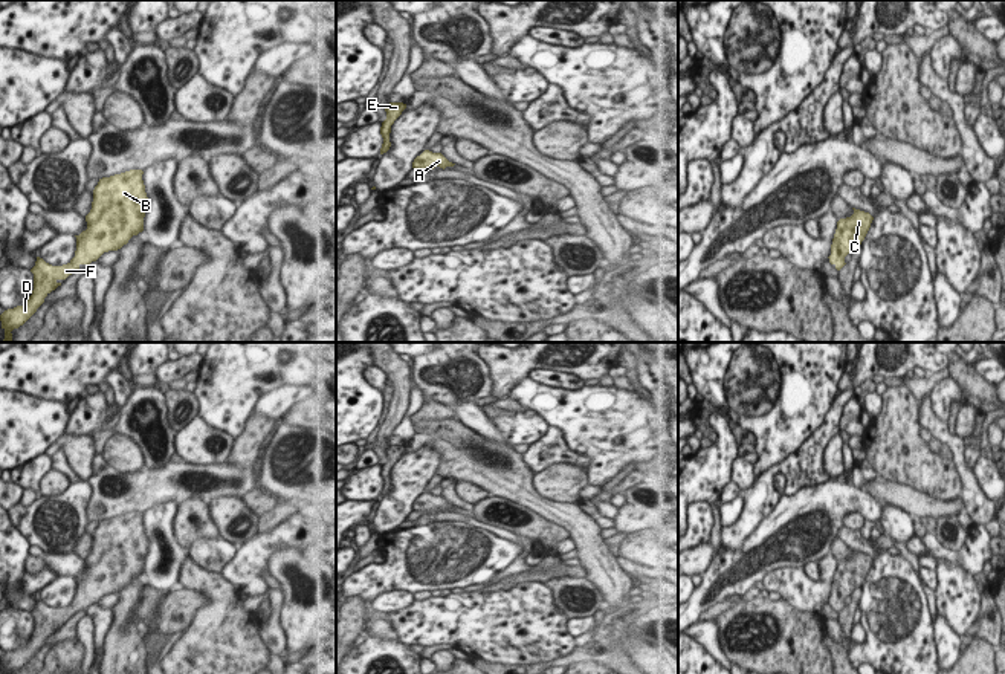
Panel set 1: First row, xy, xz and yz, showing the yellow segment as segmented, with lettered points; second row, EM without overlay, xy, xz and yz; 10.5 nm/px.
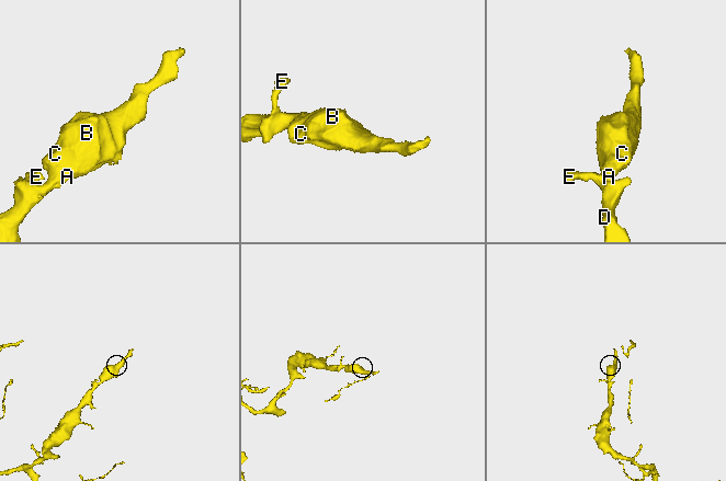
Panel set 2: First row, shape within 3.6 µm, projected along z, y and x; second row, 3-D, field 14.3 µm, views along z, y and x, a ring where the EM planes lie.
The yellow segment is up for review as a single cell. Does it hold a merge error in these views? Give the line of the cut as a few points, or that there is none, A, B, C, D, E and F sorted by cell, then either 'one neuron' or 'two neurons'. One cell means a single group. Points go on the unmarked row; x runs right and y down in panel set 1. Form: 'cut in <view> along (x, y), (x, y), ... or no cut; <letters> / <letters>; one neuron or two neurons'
no cut; A B C D E F; one neuron

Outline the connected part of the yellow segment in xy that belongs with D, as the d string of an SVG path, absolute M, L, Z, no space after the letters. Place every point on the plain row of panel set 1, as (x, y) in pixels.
M142 512L99 521L93 532L92 552L86 558L87 572L76 579L75 599L63 608L52 608L37 599L32 637L23 648L8 651L0 657L2 671L12 674L23 668L44 645L44 640L61 628L81 607L89 608L104 595L118 593L133 578L144 573L148 540L142 523Z

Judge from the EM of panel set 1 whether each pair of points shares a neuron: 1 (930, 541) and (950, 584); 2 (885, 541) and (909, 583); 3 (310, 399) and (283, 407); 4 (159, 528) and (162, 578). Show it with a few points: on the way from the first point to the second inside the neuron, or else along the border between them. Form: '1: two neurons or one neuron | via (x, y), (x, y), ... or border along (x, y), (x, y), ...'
1: two neurons | border along (937, 557), (956, 563), (970, 573)
2: two neurons | border along (874, 547), (886, 550)
3: one neuron | via (304, 399), (289, 401)
4: one neuron | via (155, 538), (155, 566)

